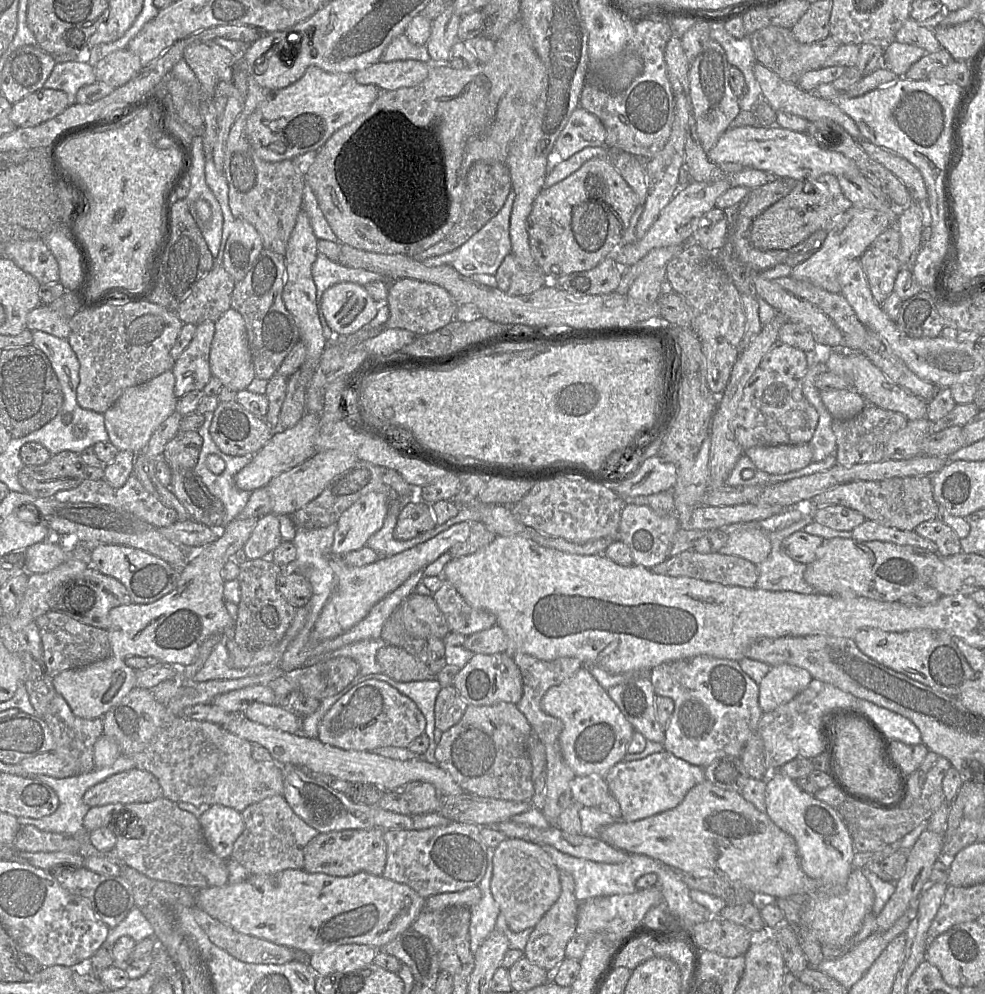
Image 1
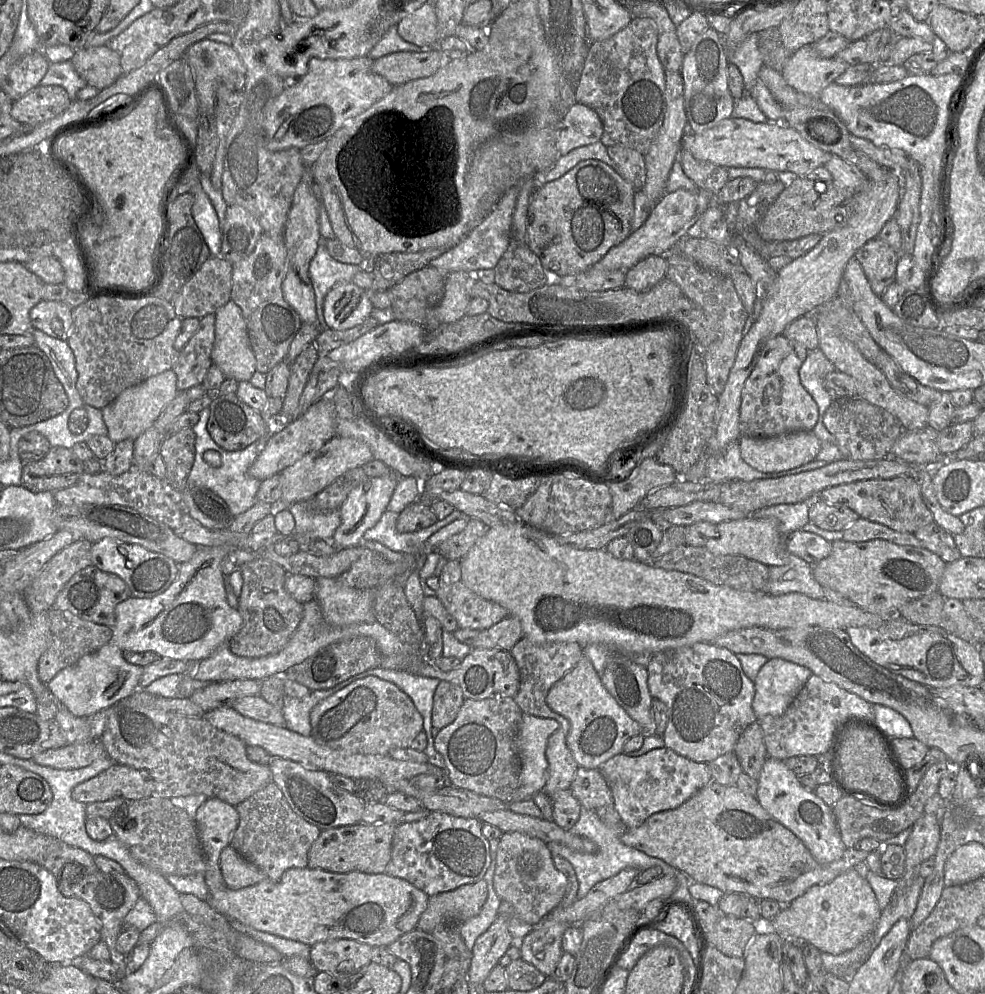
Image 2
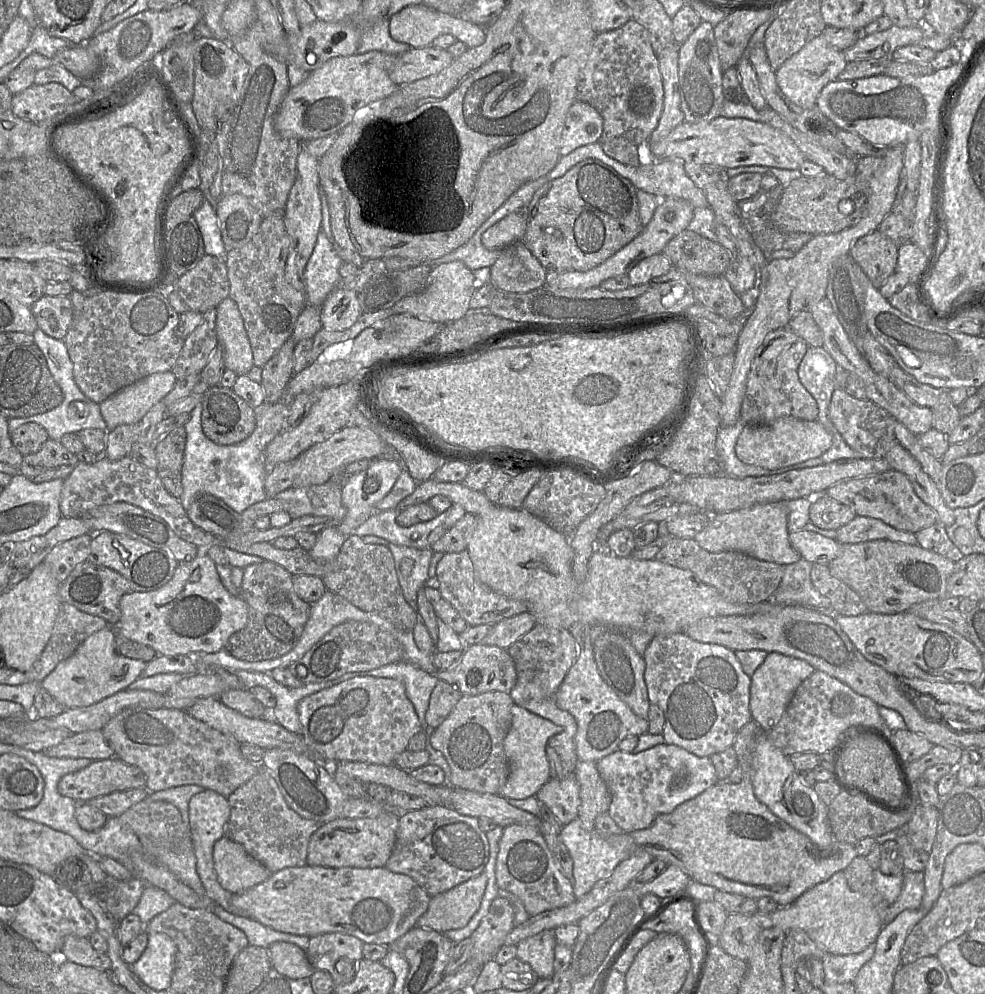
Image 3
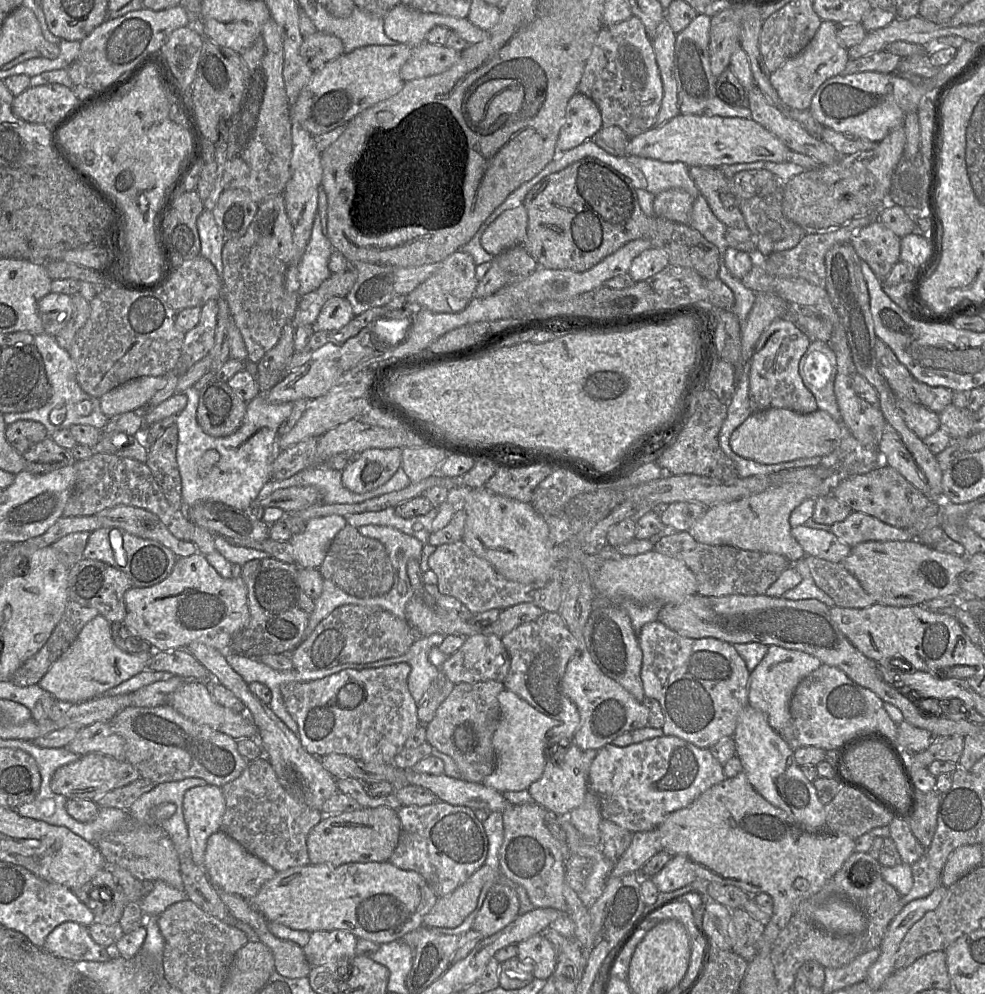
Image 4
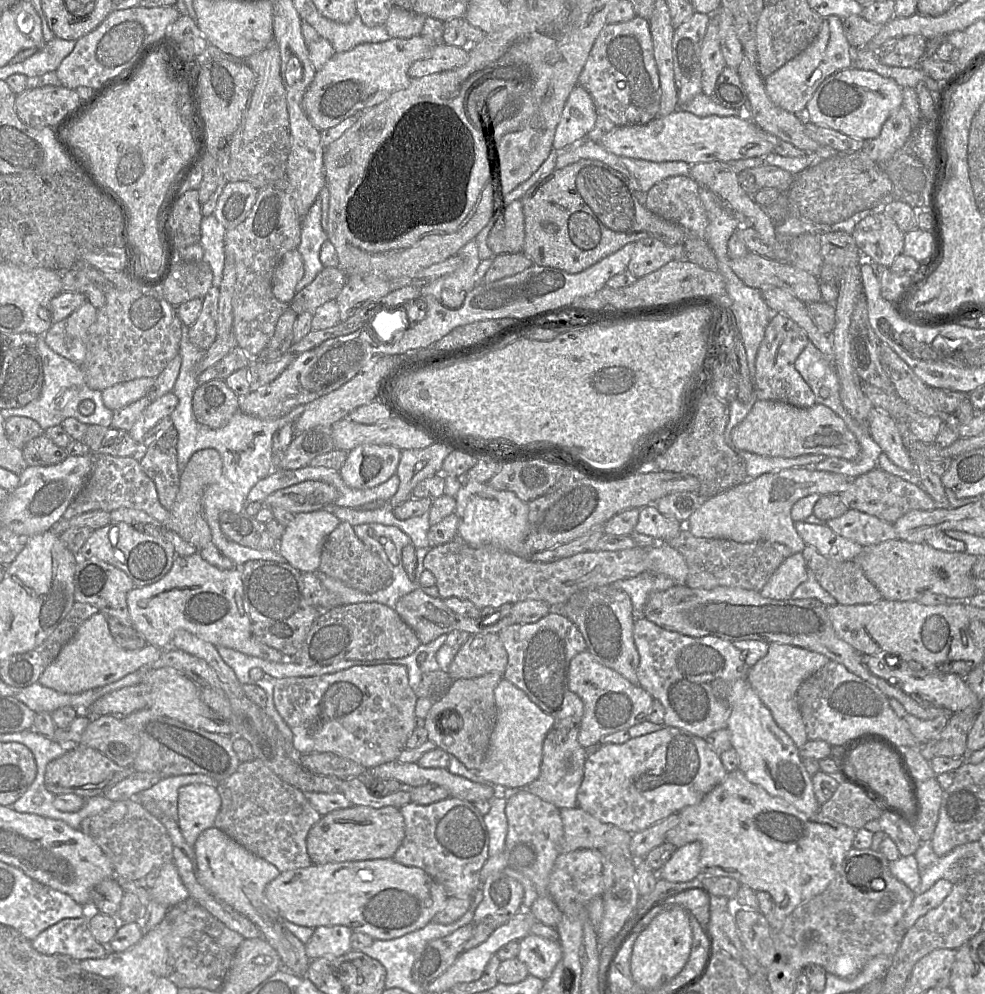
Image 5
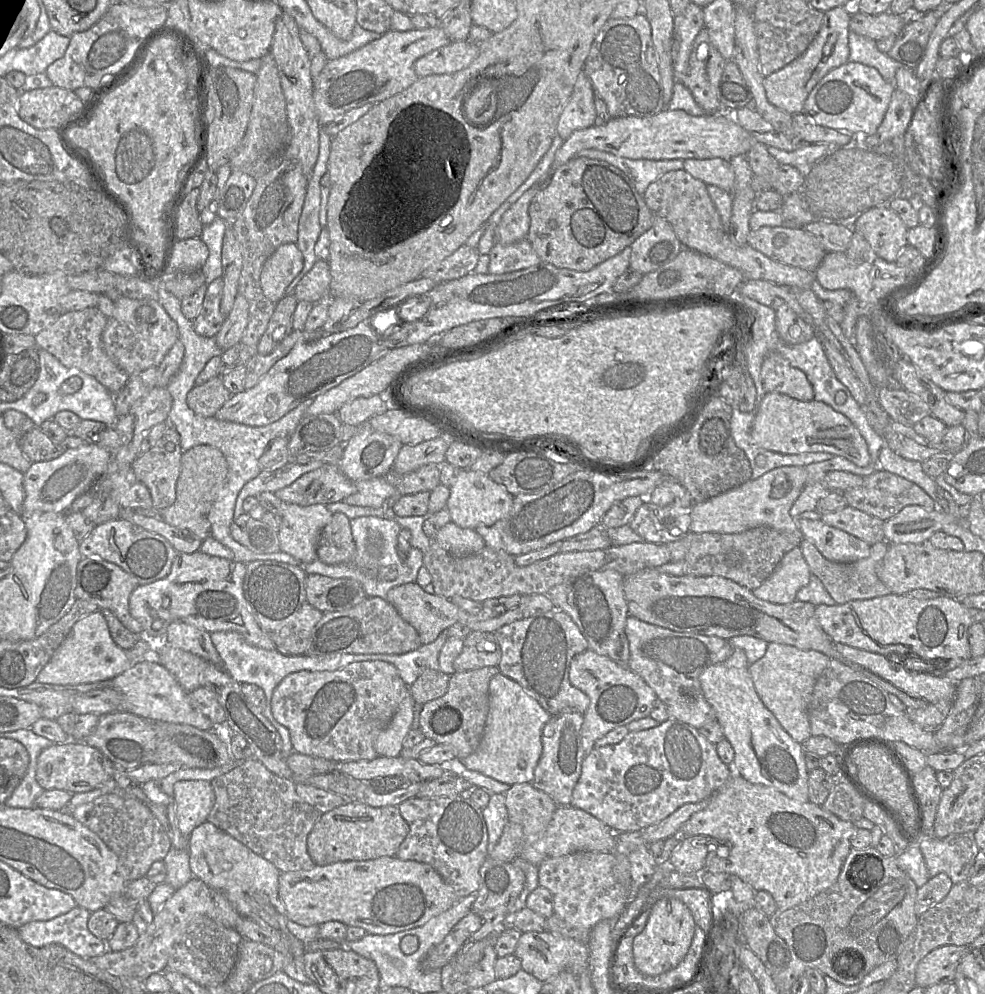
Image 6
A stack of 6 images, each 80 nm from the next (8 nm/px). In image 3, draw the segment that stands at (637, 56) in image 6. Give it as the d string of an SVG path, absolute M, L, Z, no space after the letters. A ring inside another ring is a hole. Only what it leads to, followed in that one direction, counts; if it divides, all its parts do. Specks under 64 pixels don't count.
M631 18L620 28L596 34L577 86L577 100L590 104L601 114L601 146L615 137L624 137L631 143L645 148L662 114L664 86L658 57L653 50L649 32L642 24Z

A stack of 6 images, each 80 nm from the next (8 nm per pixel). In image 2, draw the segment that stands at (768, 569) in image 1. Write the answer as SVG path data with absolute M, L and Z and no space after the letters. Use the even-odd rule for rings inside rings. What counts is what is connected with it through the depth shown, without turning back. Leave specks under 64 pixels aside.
M789 555L786 565L769 566L765 593L773 596L800 593L813 599L825 599L823 587L813 577L813 565L794 555Z

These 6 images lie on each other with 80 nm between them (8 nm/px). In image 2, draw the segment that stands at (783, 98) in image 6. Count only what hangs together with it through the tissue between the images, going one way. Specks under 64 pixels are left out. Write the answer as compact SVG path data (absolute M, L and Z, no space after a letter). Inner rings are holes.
M812 44L796 50L784 64L781 74L786 83L795 90L819 96L824 88L842 75L849 65L837 58L822 58Z

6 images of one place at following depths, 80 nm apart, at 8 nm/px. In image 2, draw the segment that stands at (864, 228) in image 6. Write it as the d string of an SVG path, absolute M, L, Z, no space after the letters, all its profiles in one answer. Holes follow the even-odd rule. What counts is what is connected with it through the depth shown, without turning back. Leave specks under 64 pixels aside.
M878 237L870 239L854 255L869 281L873 292L881 296L896 279L899 253Z

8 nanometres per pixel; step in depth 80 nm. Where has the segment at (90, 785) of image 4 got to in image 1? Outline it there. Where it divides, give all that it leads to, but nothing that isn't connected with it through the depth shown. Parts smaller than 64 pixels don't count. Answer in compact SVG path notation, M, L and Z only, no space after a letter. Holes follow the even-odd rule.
M133 768L109 776L90 787L83 801L90 807L107 804L147 803L163 797L157 778L146 770Z

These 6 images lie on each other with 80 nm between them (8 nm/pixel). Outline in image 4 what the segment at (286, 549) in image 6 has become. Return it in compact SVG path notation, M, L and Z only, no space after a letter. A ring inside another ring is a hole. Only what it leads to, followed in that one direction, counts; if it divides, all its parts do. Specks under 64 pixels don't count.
M341 515L318 517L306 521L305 530L293 535L289 541L293 549L294 564L301 569L319 570L334 537L346 525L347 522Z

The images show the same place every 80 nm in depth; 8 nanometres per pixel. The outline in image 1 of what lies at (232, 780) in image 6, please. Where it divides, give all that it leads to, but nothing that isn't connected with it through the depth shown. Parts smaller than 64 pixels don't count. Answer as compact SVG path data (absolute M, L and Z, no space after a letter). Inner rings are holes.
M282 795L271 796L247 806L241 816L244 830L233 845L231 857L253 875L275 875L287 869L304 867L304 852L319 833L305 823Z

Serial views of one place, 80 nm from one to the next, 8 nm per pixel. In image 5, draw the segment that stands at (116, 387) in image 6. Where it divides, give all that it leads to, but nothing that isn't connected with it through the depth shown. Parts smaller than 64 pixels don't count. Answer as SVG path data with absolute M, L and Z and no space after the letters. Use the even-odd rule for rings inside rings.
M86 301L67 318L52 323L43 335L46 344L57 354L81 365L86 355L89 328L97 319L98 310Z

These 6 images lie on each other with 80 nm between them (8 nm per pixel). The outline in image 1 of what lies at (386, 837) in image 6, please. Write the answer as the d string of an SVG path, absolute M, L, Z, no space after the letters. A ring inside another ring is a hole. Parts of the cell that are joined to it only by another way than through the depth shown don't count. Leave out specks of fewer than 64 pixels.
M375 827L318 834L305 848L303 870L308 873L324 873L338 877L347 877L360 872L380 876L384 872L385 865L384 830Z

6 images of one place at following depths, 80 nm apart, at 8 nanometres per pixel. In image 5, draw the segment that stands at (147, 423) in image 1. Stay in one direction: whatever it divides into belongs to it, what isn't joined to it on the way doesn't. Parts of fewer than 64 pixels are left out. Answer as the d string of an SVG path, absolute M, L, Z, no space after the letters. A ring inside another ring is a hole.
M141 377L106 388L102 391L103 403L112 411L124 408L146 396L154 381L152 377Z

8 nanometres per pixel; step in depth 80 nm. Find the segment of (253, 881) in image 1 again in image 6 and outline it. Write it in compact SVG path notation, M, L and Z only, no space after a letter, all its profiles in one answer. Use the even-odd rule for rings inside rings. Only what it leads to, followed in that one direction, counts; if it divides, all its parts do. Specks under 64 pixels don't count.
M396 856L365 861L343 861L325 866L314 865L309 870L283 872L279 875L278 893L286 917L302 926L338 921L346 926L363 928L369 934L388 935L423 926L431 918L447 911L459 897L430 865L404 861Z

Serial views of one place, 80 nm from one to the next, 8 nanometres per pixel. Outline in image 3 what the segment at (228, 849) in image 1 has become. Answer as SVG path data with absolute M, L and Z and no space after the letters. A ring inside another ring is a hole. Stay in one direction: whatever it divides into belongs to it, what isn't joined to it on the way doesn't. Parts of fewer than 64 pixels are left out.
M204 789L195 794L189 801L189 823L196 857L196 869L206 890L206 894L214 904L220 905L229 913L238 915L238 910L231 905L231 897L233 894L225 890L219 883L213 861L214 844L226 835L226 826L229 817L230 806L228 799L213 790Z

